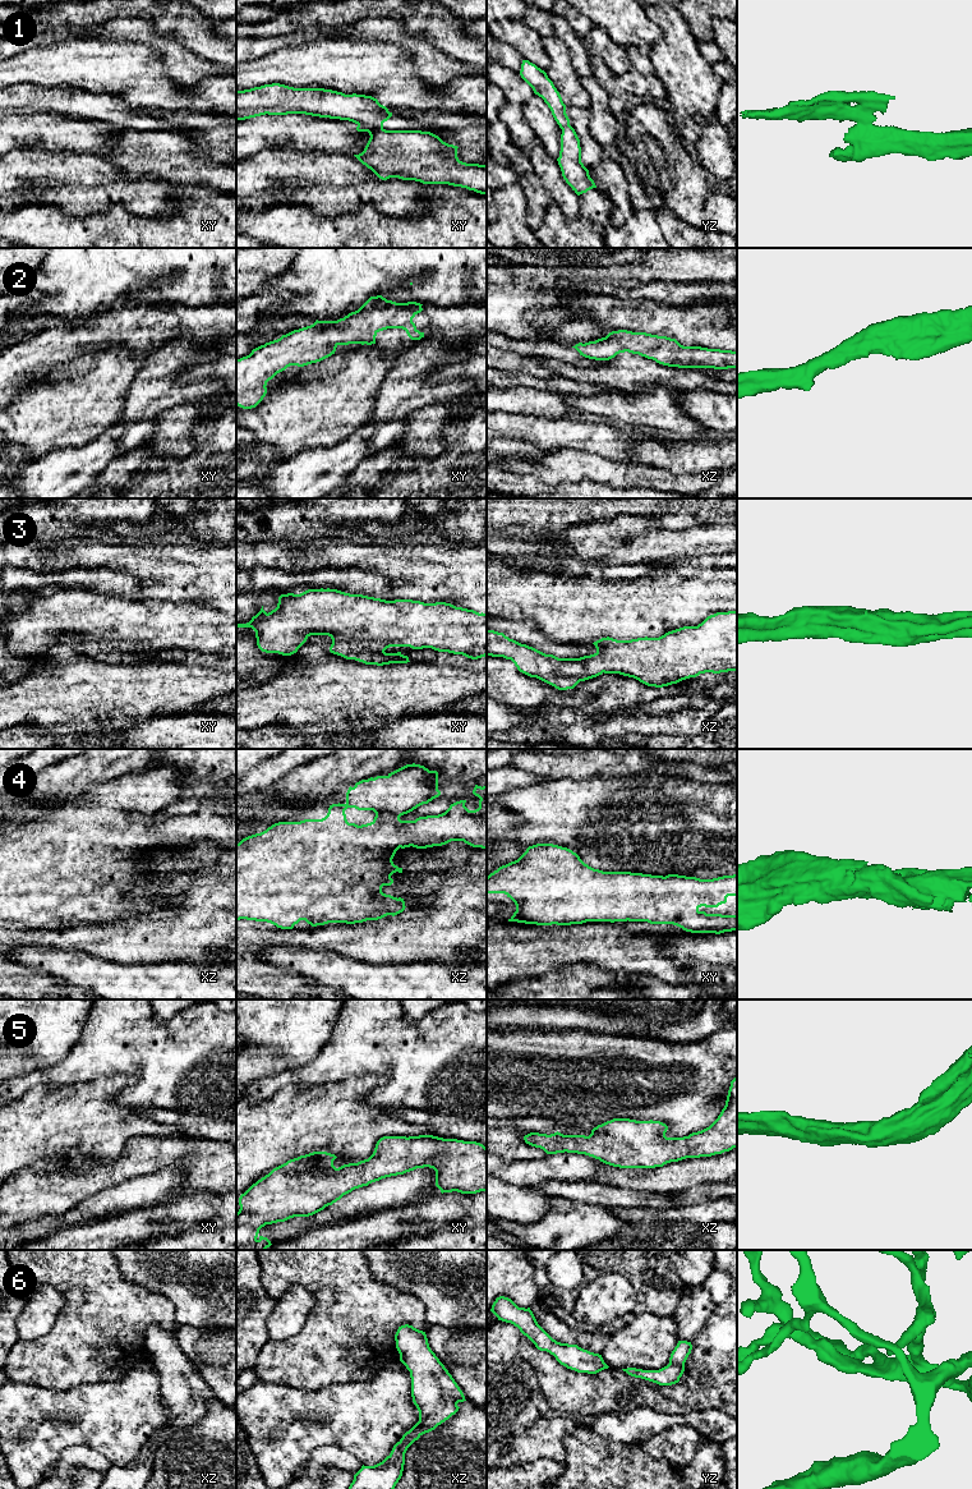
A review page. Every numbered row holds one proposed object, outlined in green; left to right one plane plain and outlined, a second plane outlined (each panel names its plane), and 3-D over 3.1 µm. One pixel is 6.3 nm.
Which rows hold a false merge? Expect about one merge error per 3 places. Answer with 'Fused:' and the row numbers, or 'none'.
Fused: 1

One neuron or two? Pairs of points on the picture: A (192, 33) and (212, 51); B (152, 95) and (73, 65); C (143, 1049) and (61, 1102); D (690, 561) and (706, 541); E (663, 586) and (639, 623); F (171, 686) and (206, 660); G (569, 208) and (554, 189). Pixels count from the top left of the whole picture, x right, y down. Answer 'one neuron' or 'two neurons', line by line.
A: one neuron
B: one neuron
C: two neurons
D: two neurons
E: one neuron
F: two neurons
G: one neuron

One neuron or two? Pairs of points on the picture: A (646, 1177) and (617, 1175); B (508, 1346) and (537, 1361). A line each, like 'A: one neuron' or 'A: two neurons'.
A: one neuron
B: two neurons

